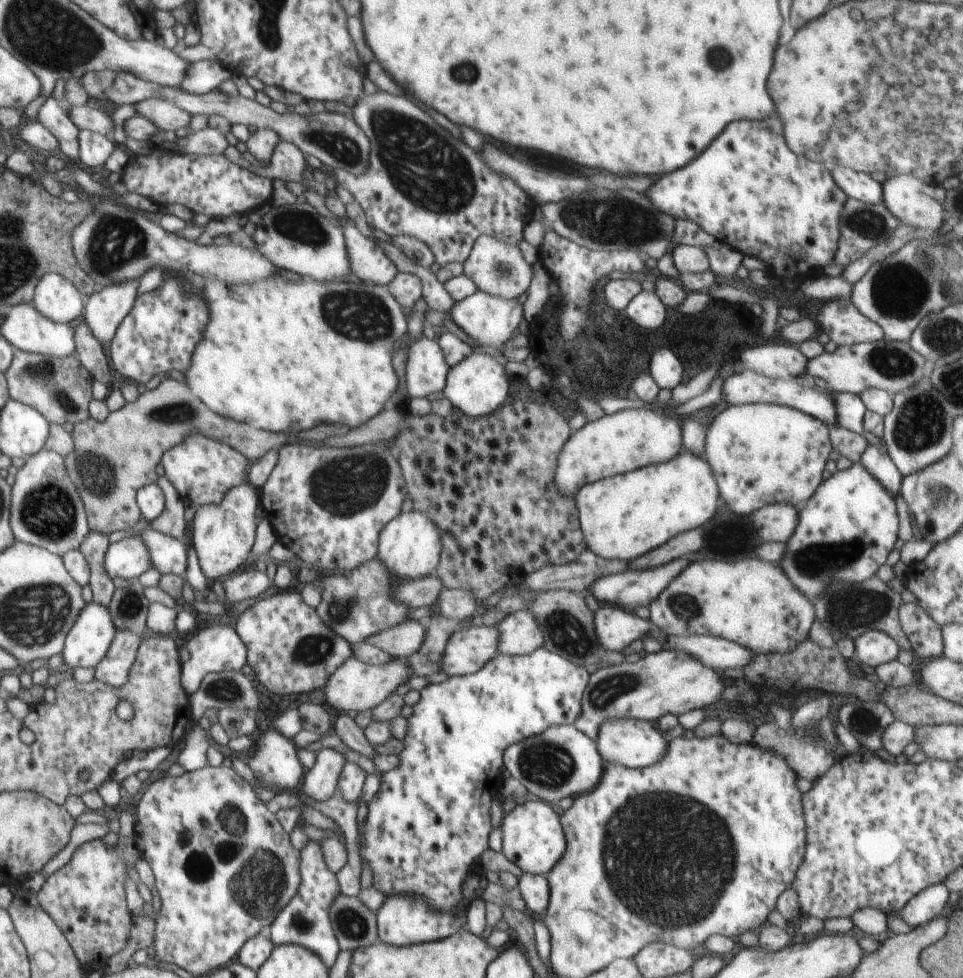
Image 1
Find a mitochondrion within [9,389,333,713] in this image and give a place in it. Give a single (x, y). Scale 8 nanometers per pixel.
(48, 511)

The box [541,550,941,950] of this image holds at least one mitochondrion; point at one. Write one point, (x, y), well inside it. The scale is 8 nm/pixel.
(668, 858)

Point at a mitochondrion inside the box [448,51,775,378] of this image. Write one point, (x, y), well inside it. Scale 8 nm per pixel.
(605, 220)

